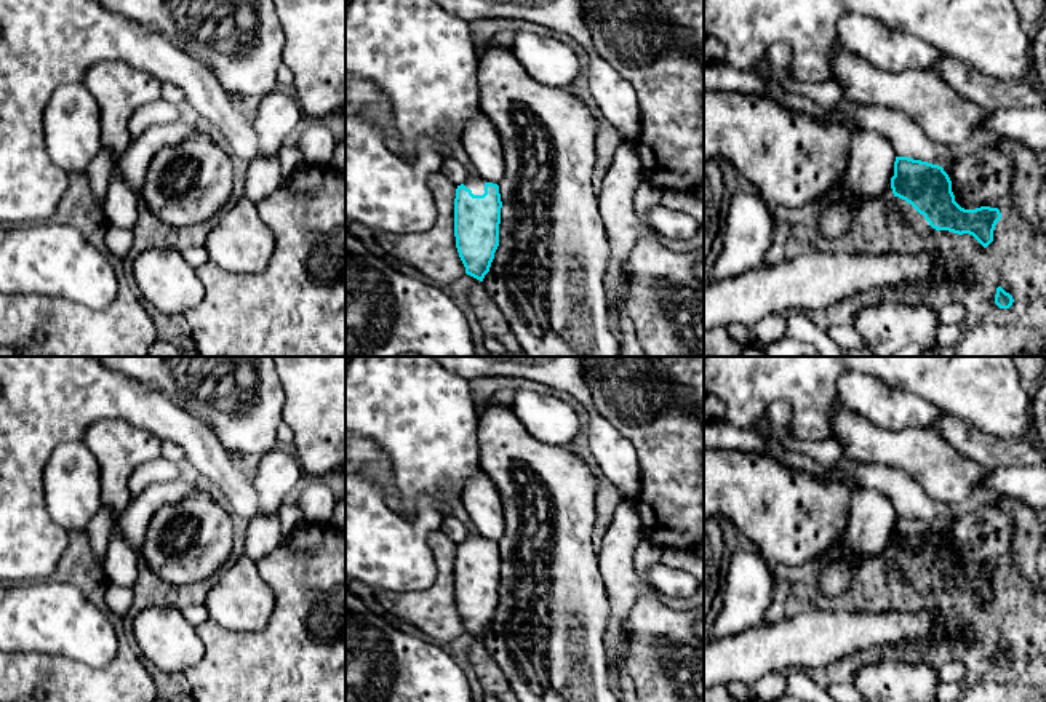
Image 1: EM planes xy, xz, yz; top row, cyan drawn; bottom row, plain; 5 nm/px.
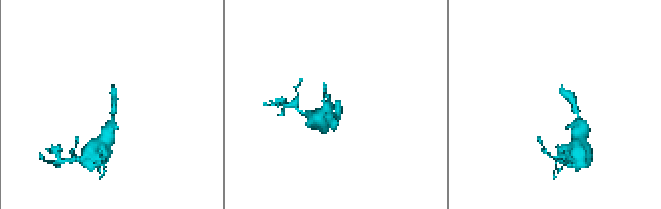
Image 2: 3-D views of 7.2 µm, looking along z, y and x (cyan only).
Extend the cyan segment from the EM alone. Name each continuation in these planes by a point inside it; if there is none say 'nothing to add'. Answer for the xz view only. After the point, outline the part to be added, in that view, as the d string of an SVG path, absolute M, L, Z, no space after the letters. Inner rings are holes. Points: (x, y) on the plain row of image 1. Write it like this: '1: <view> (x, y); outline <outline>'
1: xz (475, 542); outline M470 536L469 539L464 540L467 547L472 548L473 553L483 553L485 552L485 537L481 536Z

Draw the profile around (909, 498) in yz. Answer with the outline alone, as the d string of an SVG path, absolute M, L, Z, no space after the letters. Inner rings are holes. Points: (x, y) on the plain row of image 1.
M841 459L835 469L857 486L886 494L892 501L897 515L939 525L945 525L956 517L947 504L928 496L923 486L902 469L883 464L859 464L848 459Z

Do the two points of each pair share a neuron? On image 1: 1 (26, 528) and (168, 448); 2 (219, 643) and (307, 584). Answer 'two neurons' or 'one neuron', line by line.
1: two neurons
2: one neuron

